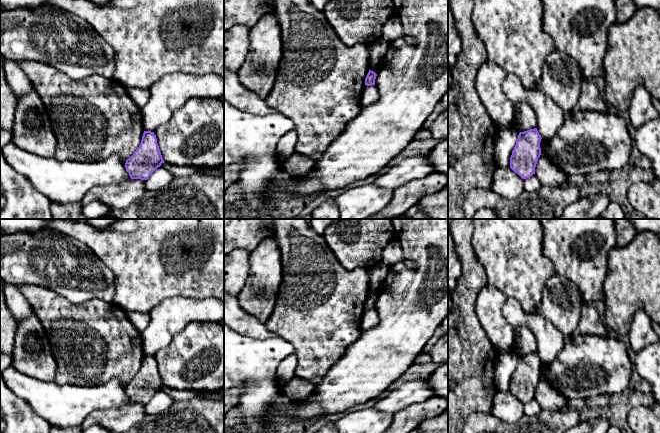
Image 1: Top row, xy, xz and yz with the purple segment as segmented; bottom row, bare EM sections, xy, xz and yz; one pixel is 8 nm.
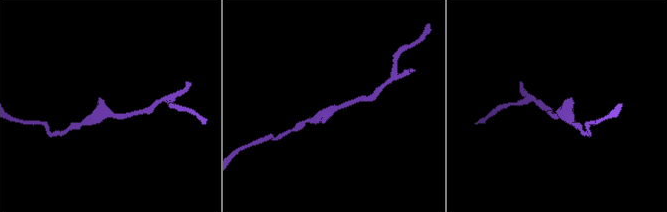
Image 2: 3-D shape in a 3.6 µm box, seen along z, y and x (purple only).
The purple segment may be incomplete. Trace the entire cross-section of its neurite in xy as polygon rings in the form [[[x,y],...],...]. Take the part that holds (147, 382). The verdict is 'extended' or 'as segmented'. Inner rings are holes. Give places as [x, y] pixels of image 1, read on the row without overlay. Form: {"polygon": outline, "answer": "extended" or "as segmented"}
{"polygon": [[[144,355],[141,367],[126,384],[125,392],[131,403],[147,404],[164,387],[154,356]]], "answer": "as segmented"}

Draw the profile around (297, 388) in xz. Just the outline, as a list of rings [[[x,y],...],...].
[[[295,376],[285,384],[282,394],[290,400],[299,400],[308,397],[314,389],[315,386],[312,382]]]

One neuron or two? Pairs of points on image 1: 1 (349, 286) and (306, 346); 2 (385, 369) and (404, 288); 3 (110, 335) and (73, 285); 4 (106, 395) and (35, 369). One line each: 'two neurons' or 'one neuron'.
1: one neuron
2: one neuron
3: two neurons
4: two neurons

